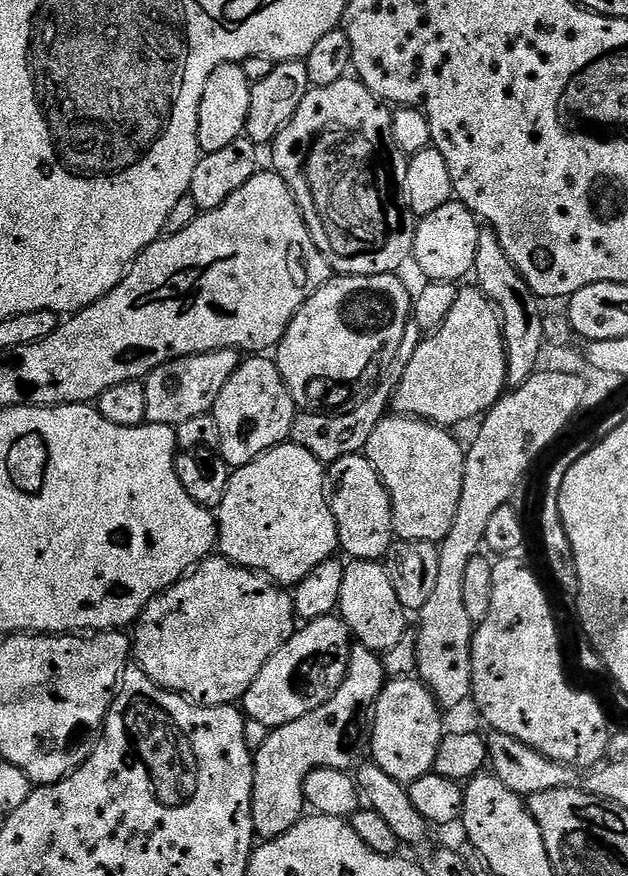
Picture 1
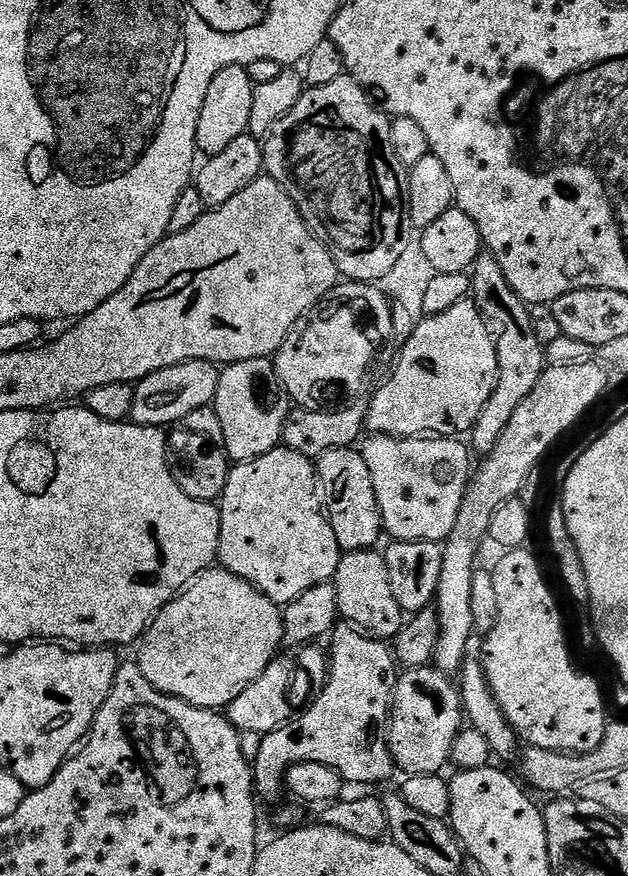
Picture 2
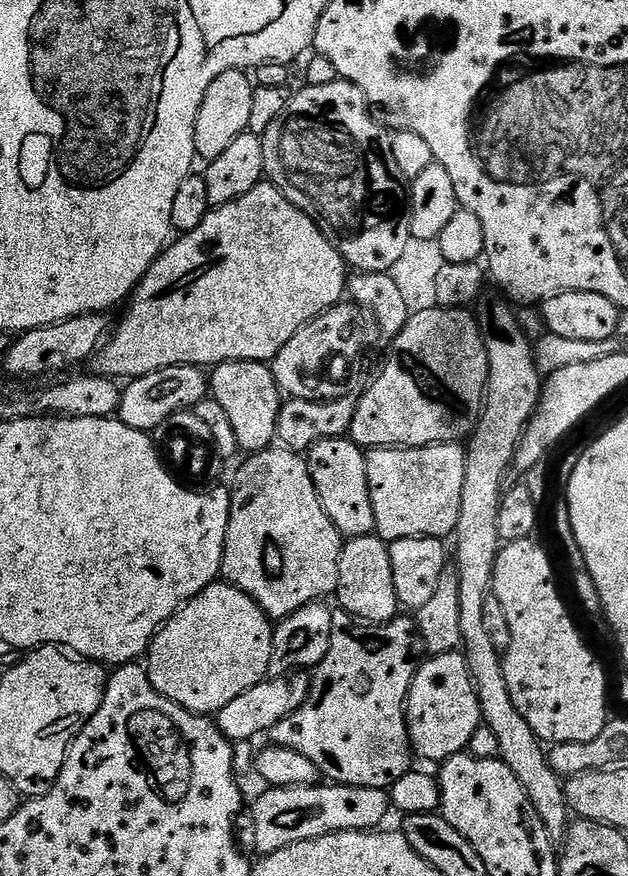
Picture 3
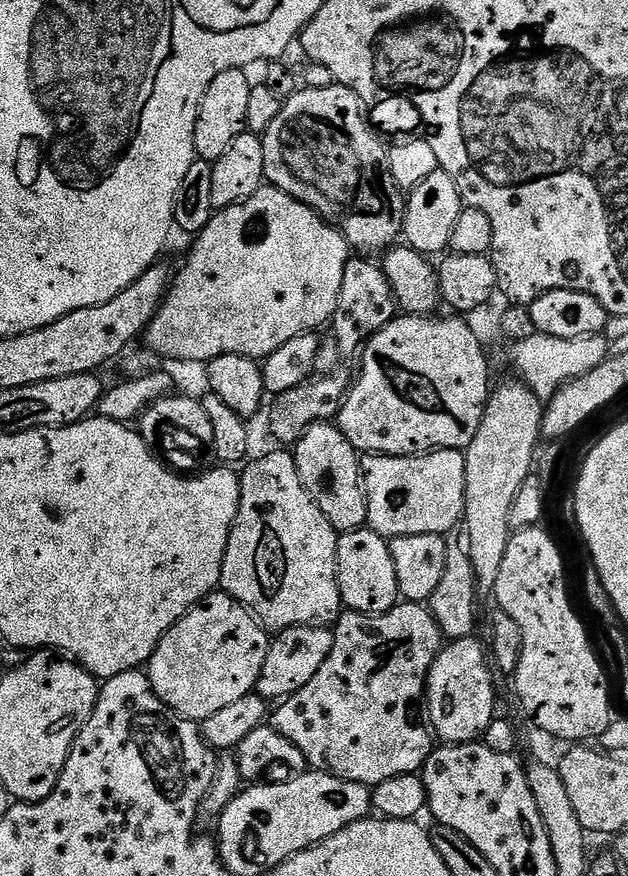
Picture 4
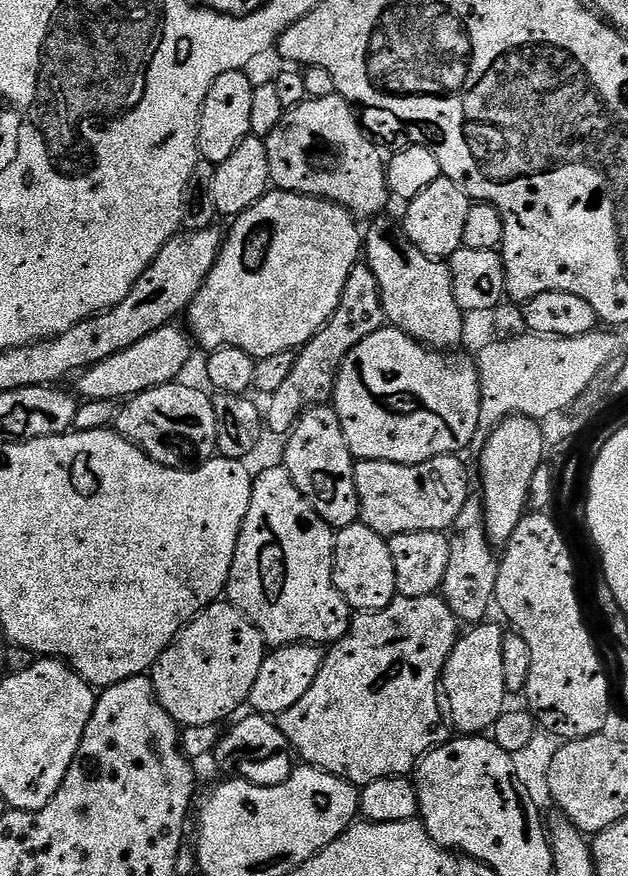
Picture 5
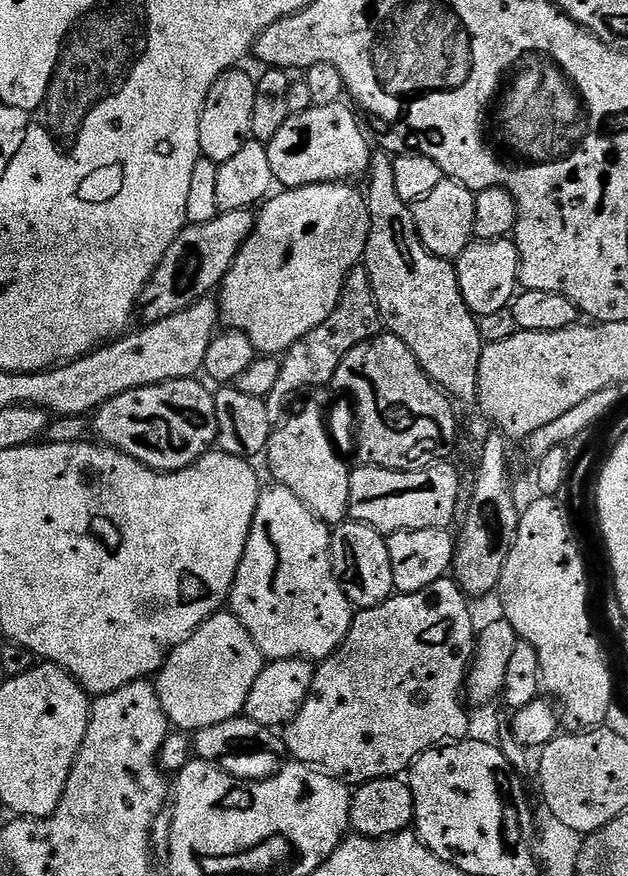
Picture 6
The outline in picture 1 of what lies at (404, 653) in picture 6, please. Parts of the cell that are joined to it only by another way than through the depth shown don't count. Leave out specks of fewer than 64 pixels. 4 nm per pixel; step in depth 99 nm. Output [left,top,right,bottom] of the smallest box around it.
[252,647,386,841]

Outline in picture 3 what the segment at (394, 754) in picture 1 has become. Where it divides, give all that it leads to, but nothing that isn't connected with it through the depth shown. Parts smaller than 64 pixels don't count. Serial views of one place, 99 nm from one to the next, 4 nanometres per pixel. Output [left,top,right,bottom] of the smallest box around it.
[408,651,482,762]

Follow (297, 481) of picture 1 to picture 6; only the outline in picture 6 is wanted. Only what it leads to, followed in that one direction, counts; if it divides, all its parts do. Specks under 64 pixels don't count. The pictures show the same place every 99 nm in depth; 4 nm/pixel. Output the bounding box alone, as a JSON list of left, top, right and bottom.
[230,486,354,662]

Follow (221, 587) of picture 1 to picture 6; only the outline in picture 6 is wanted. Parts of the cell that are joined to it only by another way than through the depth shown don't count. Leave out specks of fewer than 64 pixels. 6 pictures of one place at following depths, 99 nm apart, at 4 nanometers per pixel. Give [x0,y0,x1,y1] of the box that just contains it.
[155,610,265,734]

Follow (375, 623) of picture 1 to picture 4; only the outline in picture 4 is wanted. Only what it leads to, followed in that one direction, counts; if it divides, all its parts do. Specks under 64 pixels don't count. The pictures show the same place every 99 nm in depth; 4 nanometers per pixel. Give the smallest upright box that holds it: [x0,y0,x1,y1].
[336,526,401,616]

